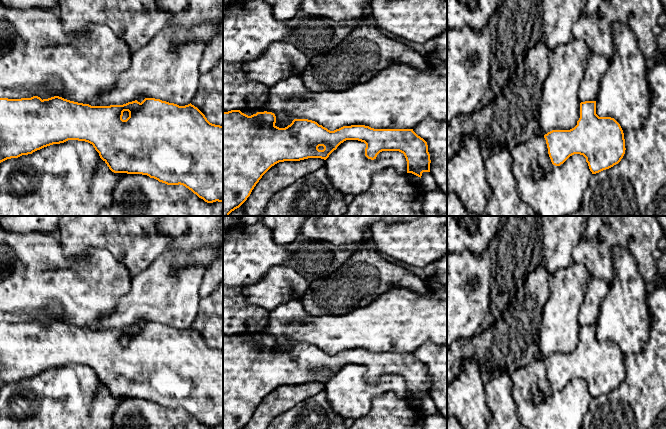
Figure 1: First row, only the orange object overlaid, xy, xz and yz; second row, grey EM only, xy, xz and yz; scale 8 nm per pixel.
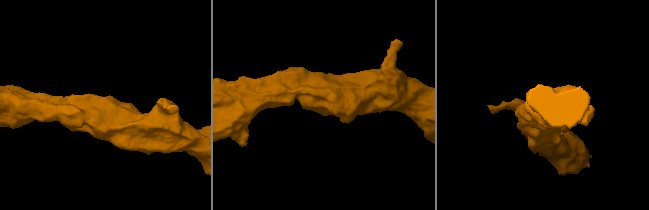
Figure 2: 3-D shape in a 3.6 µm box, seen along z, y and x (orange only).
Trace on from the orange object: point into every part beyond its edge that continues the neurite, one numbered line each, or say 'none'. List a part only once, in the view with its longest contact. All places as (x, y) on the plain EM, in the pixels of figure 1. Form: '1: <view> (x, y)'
none

